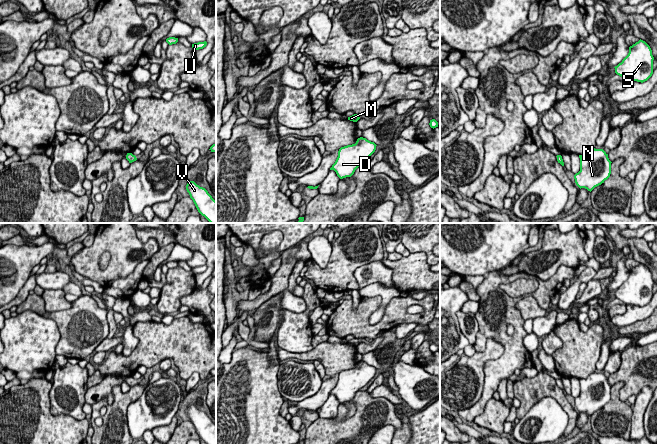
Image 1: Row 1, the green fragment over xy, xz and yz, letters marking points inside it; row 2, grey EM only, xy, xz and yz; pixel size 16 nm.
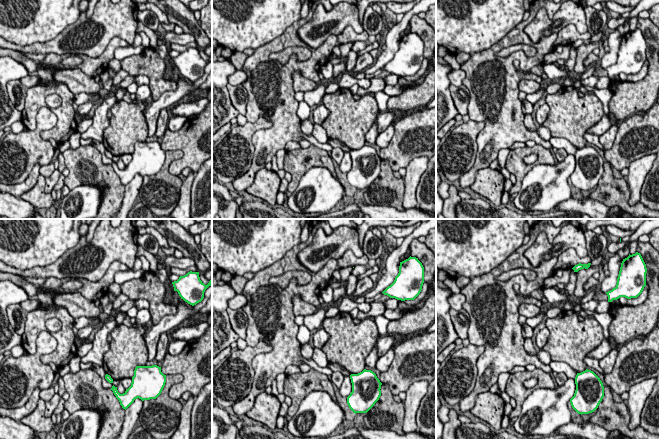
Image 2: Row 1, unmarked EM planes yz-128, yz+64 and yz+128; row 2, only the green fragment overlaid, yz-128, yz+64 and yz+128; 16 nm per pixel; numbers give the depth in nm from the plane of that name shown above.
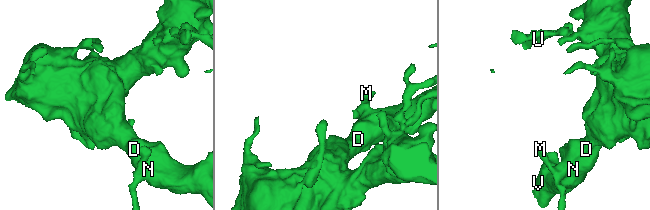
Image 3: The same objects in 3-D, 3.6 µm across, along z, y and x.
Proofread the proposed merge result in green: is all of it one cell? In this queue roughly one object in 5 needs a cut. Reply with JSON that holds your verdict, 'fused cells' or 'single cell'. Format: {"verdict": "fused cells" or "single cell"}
{"verdict": "single cell"}

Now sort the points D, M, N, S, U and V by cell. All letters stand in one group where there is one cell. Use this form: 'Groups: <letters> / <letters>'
Groups: D M N S U V

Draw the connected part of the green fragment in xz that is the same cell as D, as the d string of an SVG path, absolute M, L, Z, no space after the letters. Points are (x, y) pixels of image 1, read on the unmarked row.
M360 361L355 368L341 371L338 381L330 394L334 394L340 403L351 401L355 394L376 374L376 368Z

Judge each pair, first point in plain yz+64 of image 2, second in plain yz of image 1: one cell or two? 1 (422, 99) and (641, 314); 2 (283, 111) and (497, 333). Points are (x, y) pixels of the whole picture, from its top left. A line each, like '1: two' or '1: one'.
1: two
2: one

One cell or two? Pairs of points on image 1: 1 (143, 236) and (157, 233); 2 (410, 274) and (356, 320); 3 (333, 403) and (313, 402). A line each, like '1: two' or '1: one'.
1: one
2: two
3: two

